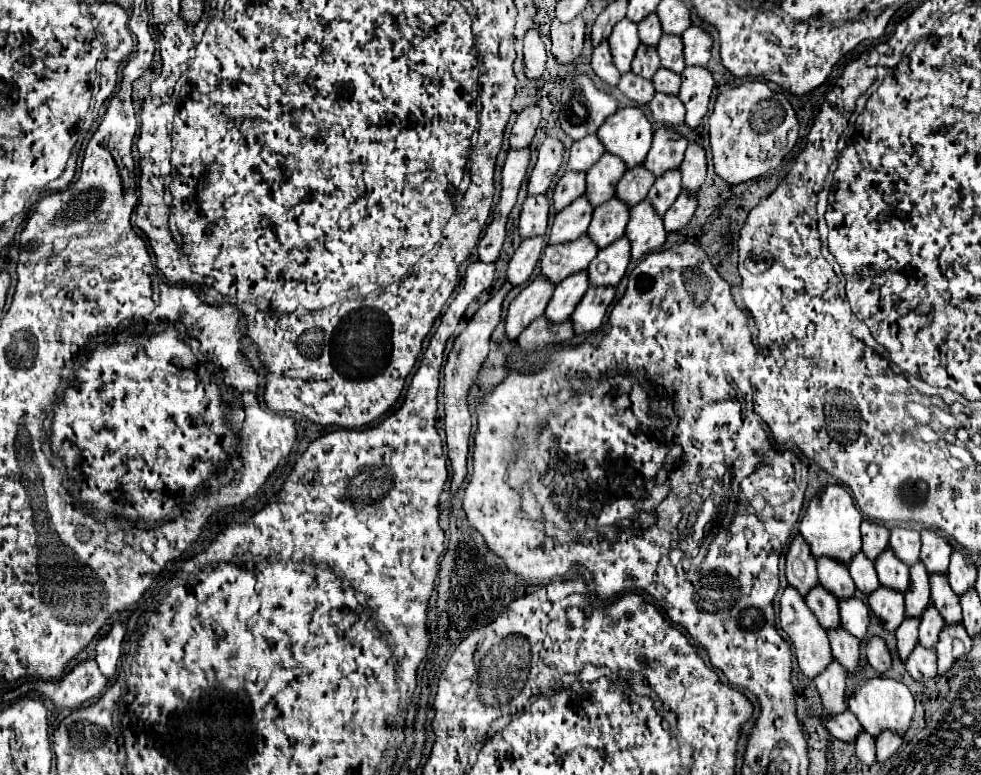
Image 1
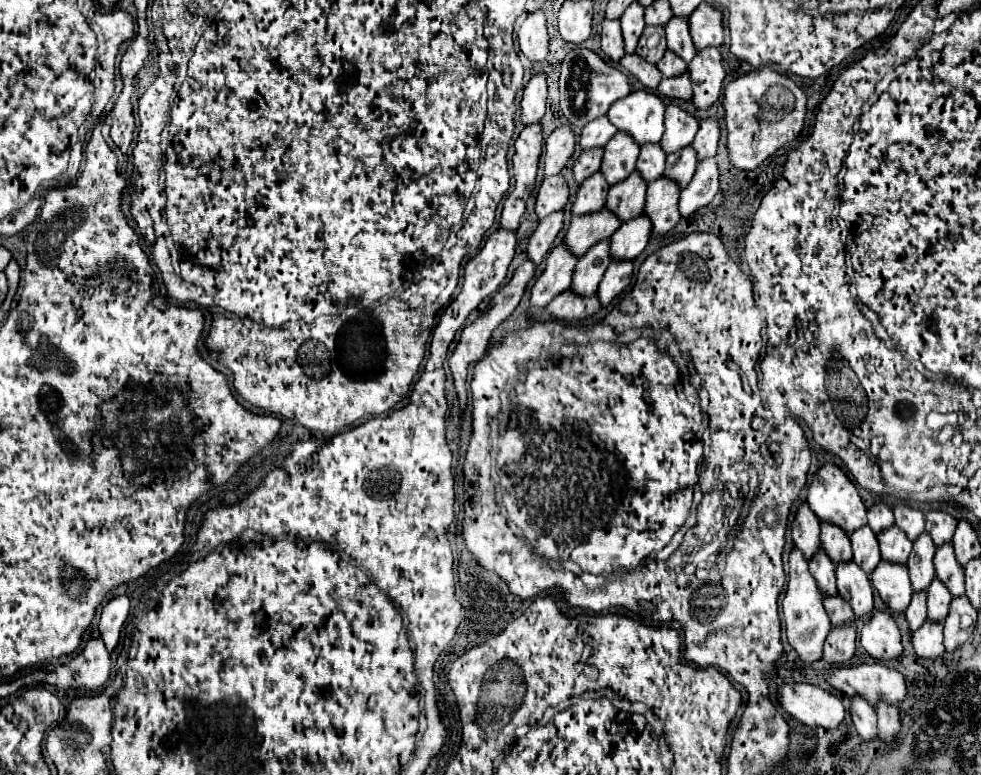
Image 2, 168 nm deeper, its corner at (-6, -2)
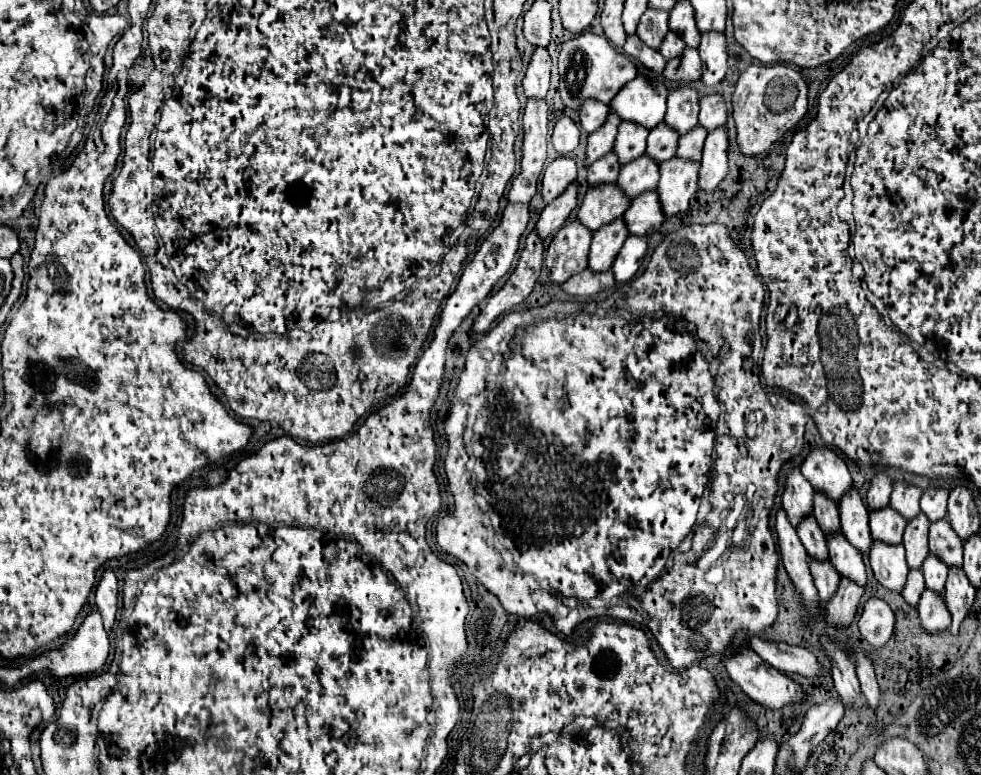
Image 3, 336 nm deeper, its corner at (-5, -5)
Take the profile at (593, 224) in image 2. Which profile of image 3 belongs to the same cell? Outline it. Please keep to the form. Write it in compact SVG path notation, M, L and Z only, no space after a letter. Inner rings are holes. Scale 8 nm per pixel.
M617 182L591 186L579 206L577 218L589 226L589 230L599 230L607 222L621 218L629 208L629 196L617 186Z

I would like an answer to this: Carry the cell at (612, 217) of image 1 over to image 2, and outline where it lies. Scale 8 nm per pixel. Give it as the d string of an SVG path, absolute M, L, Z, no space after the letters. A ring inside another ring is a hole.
M632 173L622 183L610 187L606 209L624 223L642 215L644 203L646 203L646 183L638 173Z

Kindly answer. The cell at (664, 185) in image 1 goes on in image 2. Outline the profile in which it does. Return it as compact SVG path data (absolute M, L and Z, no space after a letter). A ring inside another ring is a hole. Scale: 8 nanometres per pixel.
M684 147L682 151L666 159L664 177L674 179L674 183L680 183L680 189L686 189L694 171L696 171L696 151L692 147Z

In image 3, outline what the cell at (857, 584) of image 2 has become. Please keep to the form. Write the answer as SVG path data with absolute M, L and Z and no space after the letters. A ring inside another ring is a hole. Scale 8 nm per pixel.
M833 534L833 538L827 538L827 548L829 560L841 576L847 576L861 586L867 584L867 572L861 552L845 538L845 534Z

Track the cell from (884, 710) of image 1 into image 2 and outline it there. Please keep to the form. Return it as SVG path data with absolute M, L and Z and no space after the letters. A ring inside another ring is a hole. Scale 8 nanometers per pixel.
M882 663L852 665L852 667L828 667L824 669L826 681L844 691L844 695L860 695L872 707L878 701L900 705L906 699L906 681L896 669L888 669Z

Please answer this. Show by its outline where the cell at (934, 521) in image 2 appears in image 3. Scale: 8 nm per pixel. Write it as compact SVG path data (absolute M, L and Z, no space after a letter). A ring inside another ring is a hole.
M927 488L927 490L923 490L921 512L925 512L931 522L945 518L945 514L947 514L947 496L949 496L949 490L945 490L945 488Z

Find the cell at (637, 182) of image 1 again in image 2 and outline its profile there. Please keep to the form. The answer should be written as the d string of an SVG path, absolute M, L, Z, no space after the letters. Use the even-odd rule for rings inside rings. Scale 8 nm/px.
M646 145L640 149L640 157L636 163L636 173L642 175L642 179L654 181L660 179L662 171L666 169L666 153L660 149L660 145Z

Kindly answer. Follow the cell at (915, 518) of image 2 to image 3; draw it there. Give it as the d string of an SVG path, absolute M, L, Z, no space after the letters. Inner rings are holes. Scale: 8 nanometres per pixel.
M897 480L893 484L893 494L891 494L891 506L901 512L907 520L917 516L921 512L919 508L919 498L921 498L921 488L907 484L903 480Z

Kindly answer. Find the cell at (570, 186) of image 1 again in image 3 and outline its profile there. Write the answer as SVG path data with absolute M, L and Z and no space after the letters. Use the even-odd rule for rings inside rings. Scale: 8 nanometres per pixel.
M609 108L609 118L605 120L605 126L601 126L601 130L597 130L597 134L589 136L585 166L591 166L591 162L595 162L597 158L601 158L609 150L613 150L613 142L617 138L617 126L619 124L621 124L621 118L617 118L613 114L613 110Z

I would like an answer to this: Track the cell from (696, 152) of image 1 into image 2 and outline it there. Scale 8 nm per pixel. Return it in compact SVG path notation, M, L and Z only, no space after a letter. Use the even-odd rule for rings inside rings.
M706 119L700 123L700 129L694 137L694 151L698 153L698 161L702 159L710 159L716 155L716 147L718 147L718 137L720 137L720 129L716 119Z

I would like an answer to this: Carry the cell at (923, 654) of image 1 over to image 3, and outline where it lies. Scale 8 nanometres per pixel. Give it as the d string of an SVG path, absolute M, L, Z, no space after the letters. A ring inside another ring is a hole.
M925 588L925 594L921 594L921 602L917 604L919 618L925 630L937 632L945 630L951 624L951 614L949 608L945 606L943 594L933 594L933 590Z

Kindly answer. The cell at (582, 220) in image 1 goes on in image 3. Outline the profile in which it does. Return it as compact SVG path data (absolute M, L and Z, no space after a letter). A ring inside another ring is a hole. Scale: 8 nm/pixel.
M613 150L605 154L605 158L599 158L589 166L589 184L599 184L599 182L615 182L619 174L621 164L617 164L617 154Z

